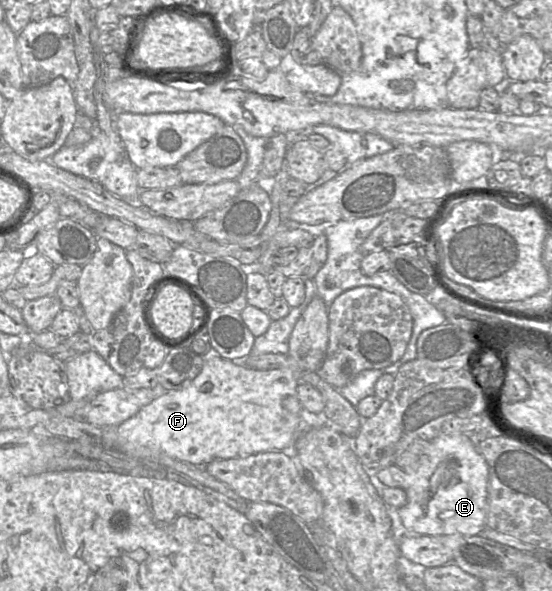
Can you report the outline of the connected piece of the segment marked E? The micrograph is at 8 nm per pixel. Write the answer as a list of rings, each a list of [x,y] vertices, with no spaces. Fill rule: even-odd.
[[[443,435],[434,439],[427,452],[422,459],[417,463],[417,467],[412,472],[406,472],[406,488],[404,491],[407,495],[407,503],[405,506],[397,509],[402,525],[409,531],[409,534],[417,534],[421,536],[446,536],[453,534],[462,534],[467,536],[477,536],[486,528],[487,518],[487,485],[488,485],[489,469],[483,456],[477,451],[470,438],[465,435]]]

